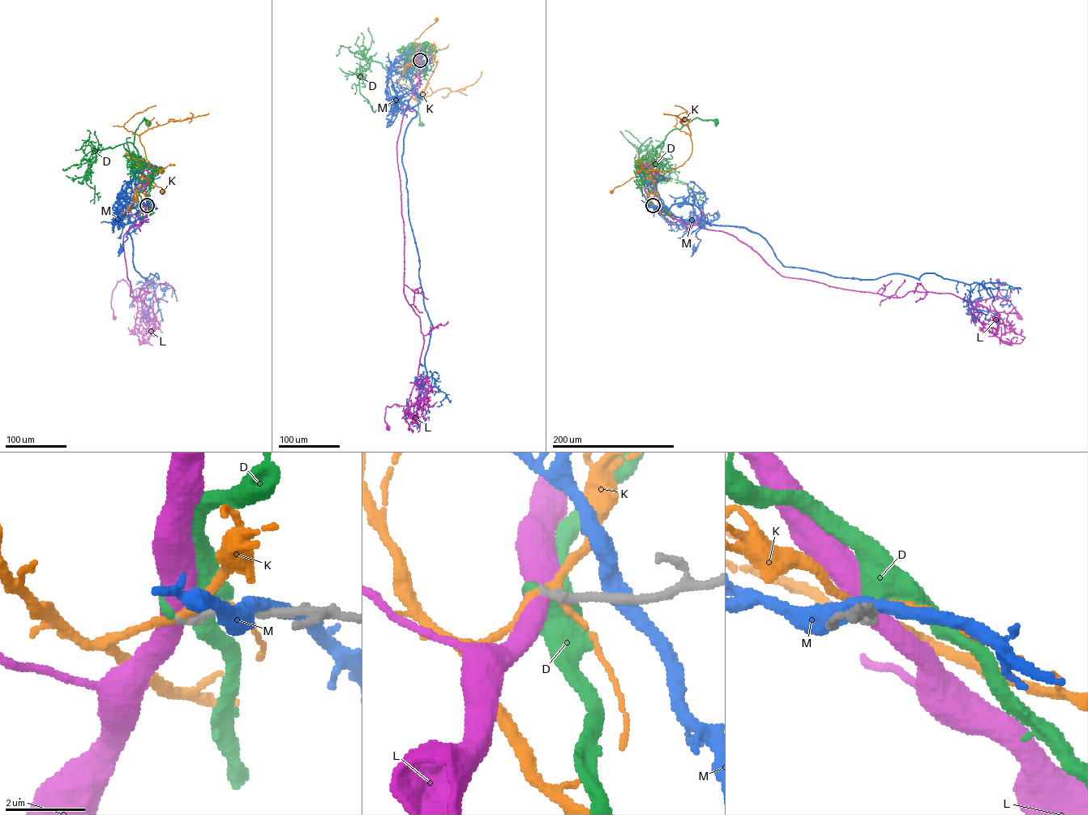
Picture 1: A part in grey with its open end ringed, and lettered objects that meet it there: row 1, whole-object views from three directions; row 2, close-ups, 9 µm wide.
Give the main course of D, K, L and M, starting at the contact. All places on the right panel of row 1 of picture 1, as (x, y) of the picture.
D: (653, 205), (641, 190), (640, 170), (651, 159), (656, 148), (670, 131), (680, 128), (694, 118), (717, 122)
K: (653, 205), (648, 197), (655, 189), (654, 178), (648, 175), (632, 178), (611, 191)
L: (653, 205), (733, 234), (785, 277), (972, 302), (995, 297), (996, 280), (1020, 318)
M: (653, 205), (666, 212), (679, 203), (697, 207), (700, 218), (696, 236), (700, 241), (695, 250)

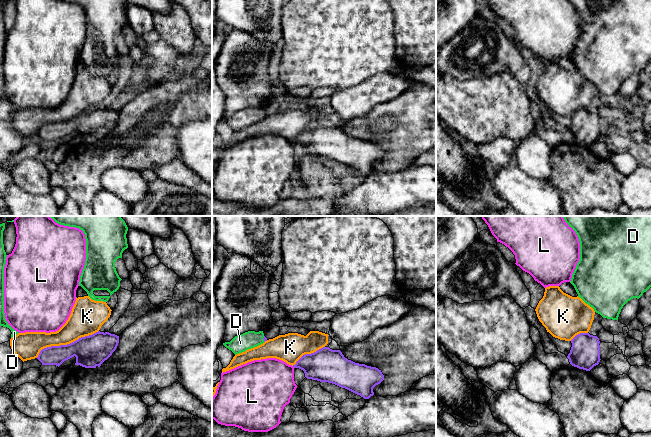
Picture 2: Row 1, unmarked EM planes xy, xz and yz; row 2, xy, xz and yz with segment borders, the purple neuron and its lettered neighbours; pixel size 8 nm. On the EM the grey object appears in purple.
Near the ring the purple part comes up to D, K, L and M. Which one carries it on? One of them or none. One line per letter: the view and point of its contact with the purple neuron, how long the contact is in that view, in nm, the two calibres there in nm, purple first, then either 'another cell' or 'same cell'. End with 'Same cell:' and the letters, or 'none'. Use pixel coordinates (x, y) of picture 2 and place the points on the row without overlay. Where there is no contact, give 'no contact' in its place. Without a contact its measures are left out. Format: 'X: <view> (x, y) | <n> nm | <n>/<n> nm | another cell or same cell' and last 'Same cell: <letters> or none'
D: xz (263, 115) | 50 nm | 30/140 nm | same cell
K: xy (67, 120) | 550 nm | 260/260 nm | another cell
L: no contact | another cell
M: no contact | another cell
Same cell: D

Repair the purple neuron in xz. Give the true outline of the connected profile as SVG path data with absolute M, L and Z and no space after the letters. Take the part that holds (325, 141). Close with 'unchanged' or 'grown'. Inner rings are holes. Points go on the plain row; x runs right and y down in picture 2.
M329 123L303 131L293 143L303 146L307 155L335 160L364 175L373 172L373 164L384 156L378 144L355 139Z; unchanged

